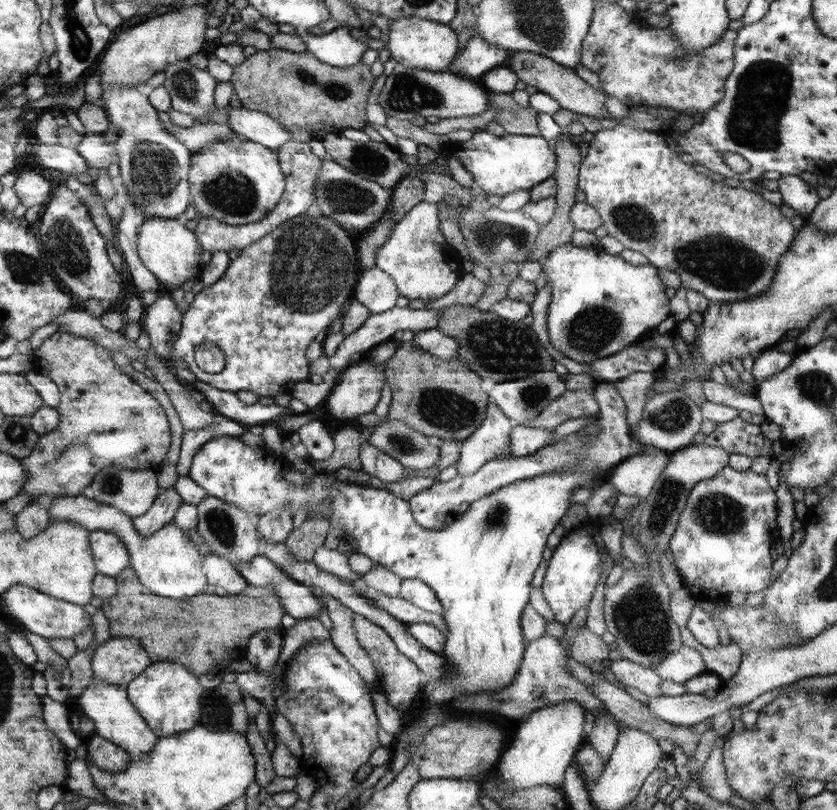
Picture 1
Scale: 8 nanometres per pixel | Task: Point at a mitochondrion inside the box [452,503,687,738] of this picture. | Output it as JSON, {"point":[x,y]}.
{"point":[640,618]}

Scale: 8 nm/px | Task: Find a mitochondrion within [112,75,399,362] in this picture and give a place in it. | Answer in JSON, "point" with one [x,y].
{"point":[304,271]}

